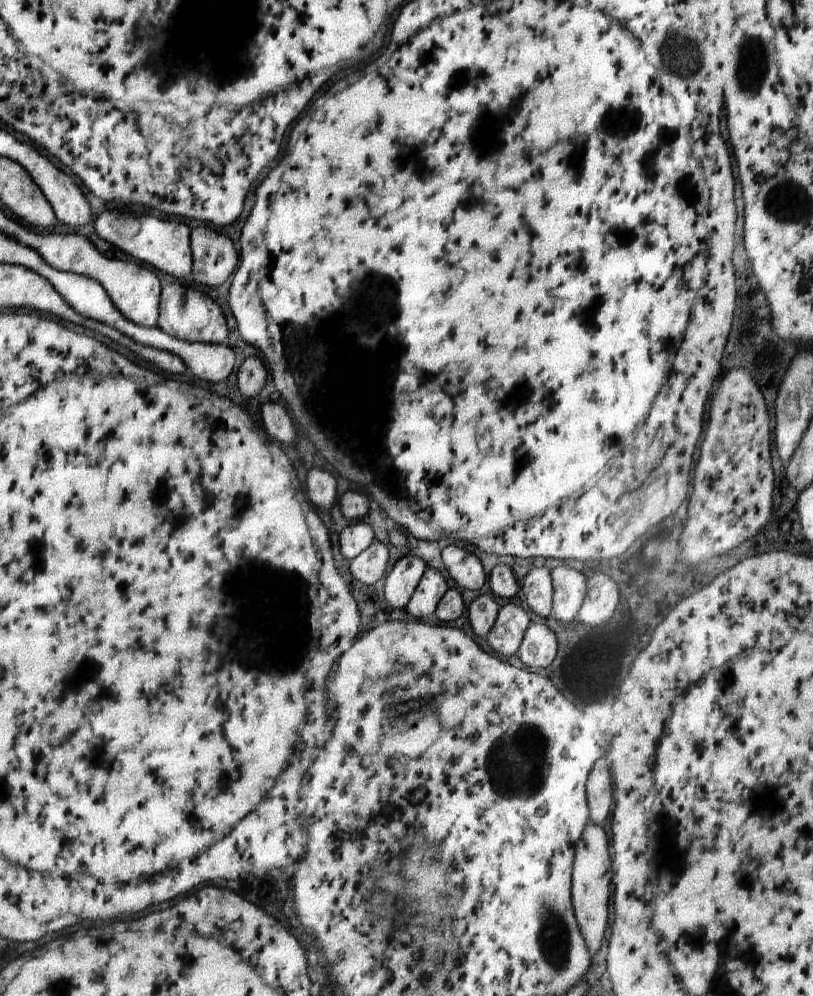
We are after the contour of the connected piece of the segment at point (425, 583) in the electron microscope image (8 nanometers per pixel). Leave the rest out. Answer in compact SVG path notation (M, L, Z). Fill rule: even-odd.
M427 568L405 606L405 610L417 620L425 620L426 616L435 612L437 604L447 590L446 581L440 572Z

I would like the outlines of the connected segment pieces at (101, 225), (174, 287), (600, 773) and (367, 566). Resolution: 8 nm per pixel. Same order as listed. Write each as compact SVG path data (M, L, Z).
M104 210L100 216L97 216L96 234L124 250L128 256L138 258L144 264L154 266L160 272L166 272L176 278L186 278L191 273L193 267L192 251L190 246L190 228L186 224L174 222L174 220L162 220L156 216L142 216L140 218L140 230L133 238L122 238L120 232L116 231L116 212L114 210Z
M166 283L160 300L160 312L156 326L178 340L191 343L223 343L228 338L226 317L220 306L210 297L198 290L198 287L187 287L182 283Z
M604 758L596 762L588 774L586 796L590 806L590 820L594 824L602 824L612 810L612 776Z
M374 539L356 558L351 560L350 570L362 584L378 582L388 566L389 547Z

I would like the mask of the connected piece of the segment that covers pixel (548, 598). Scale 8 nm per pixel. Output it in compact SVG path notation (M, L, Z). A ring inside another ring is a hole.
M533 568L526 574L520 587L528 606L542 618L548 618L553 607L553 582L551 572L544 568Z

